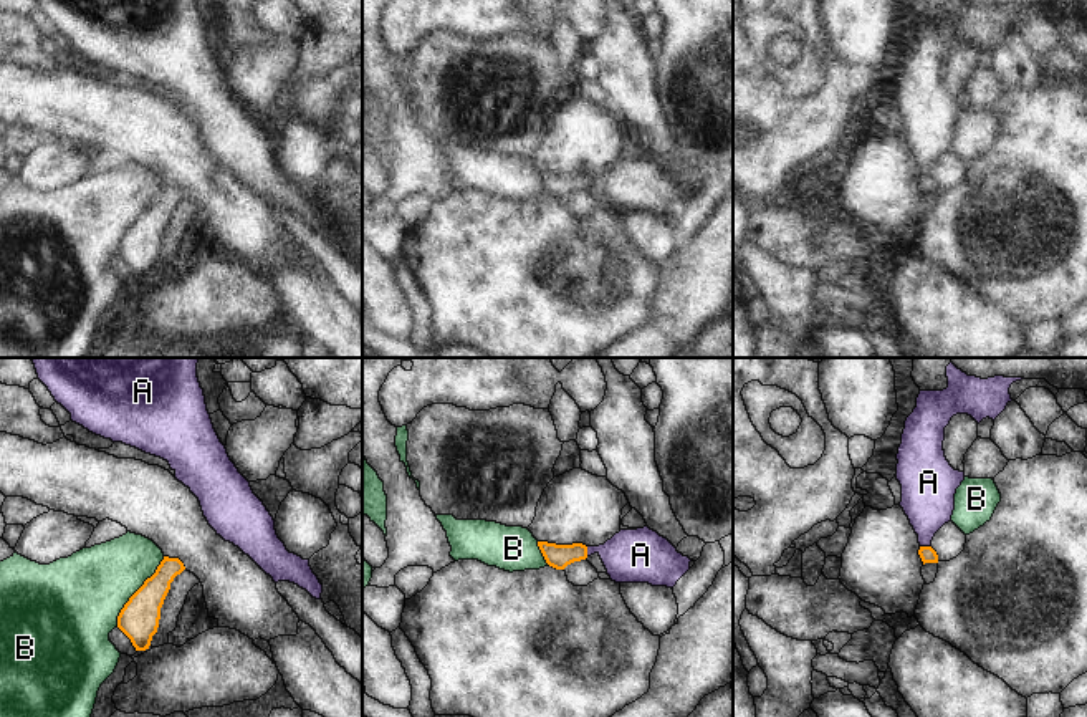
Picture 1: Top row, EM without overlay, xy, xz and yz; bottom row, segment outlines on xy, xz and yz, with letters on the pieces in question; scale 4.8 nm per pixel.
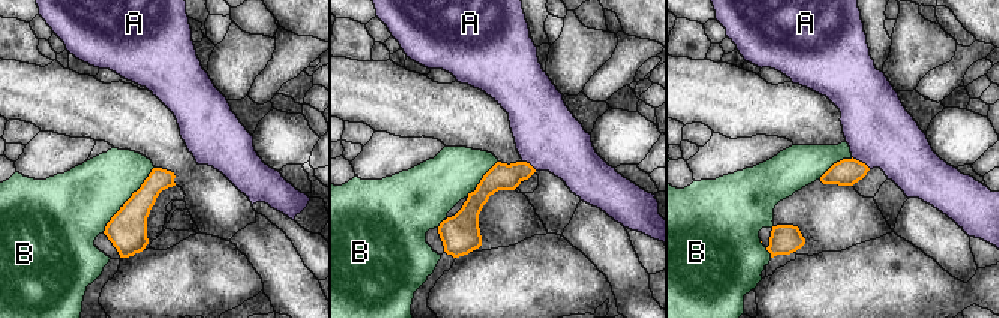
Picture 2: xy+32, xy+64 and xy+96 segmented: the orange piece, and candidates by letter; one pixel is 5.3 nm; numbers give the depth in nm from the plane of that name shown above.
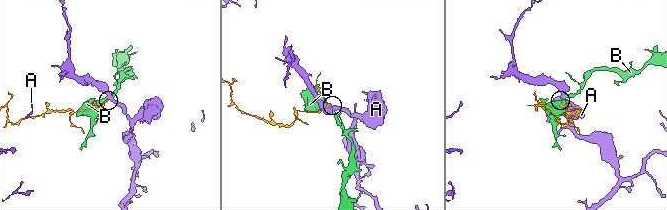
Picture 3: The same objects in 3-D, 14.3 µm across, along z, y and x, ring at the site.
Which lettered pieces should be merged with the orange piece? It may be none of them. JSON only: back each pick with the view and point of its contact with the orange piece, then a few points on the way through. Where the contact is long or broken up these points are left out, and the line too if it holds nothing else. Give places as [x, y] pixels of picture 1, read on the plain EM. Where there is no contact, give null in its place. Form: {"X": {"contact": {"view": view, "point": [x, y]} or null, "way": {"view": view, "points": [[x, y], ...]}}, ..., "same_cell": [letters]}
{"A": {"contact": {"view": "yz", "point": [925, 176]}, "way": {"view": "yz", "points": [[927, 182], [925, 176], [927, 125]]}}, "same_cell": ["A"]}

